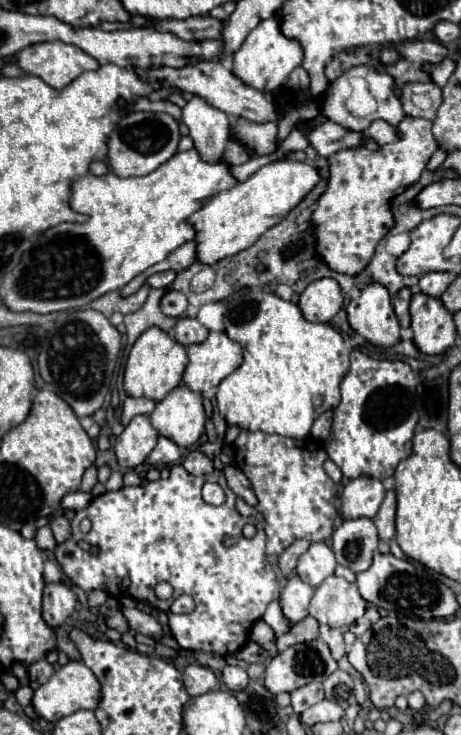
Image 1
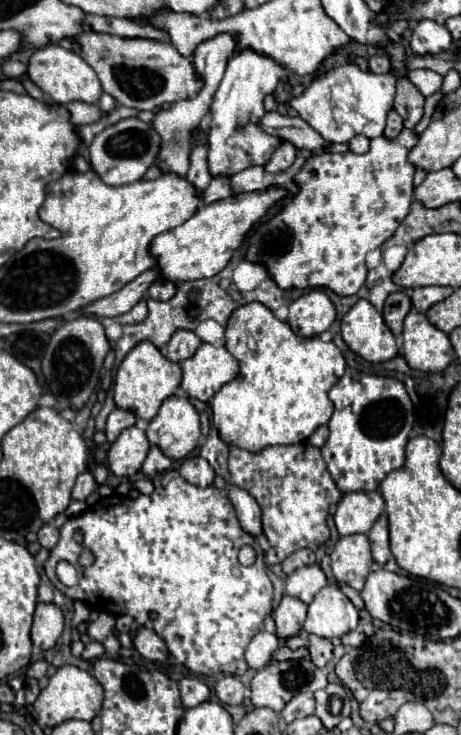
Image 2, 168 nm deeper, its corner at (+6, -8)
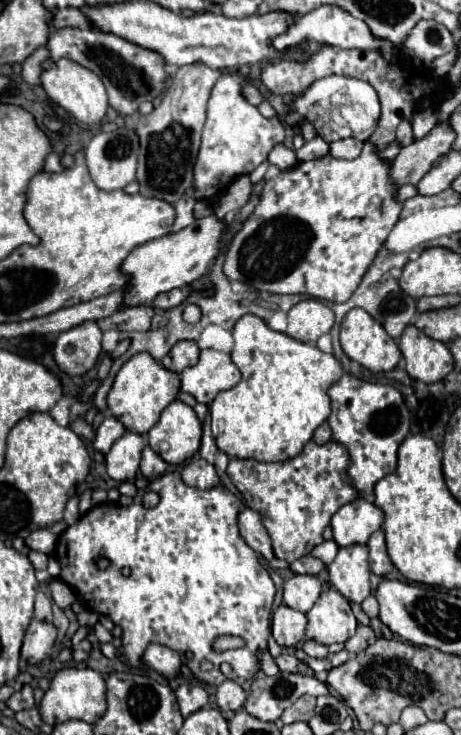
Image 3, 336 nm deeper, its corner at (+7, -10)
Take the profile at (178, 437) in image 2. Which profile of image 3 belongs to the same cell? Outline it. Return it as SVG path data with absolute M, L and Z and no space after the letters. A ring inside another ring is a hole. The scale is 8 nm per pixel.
M174 400L148 432L148 438L150 448L168 464L182 464L200 448L202 424L188 404Z

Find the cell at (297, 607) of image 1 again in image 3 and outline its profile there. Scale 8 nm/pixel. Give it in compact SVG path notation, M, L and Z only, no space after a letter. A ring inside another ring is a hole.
M278 606L272 616L272 636L282 648L296 648L304 638L306 614L292 610L288 606Z

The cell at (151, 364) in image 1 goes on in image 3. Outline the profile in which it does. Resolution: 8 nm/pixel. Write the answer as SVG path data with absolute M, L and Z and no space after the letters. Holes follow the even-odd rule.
M150 354L132 356L116 374L112 390L108 392L110 414L116 416L128 432L146 434L160 418L162 410L176 400L180 392L180 378L176 372L166 370Z

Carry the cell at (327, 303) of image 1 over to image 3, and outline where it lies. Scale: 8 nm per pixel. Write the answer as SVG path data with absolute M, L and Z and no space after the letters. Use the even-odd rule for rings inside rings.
M302 300L288 312L286 334L300 342L316 342L334 326L334 312L320 300Z

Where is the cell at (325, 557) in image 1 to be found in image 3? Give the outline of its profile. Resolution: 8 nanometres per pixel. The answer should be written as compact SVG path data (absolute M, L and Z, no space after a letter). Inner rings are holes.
M292 576L284 584L284 604L288 608L308 612L320 596L320 582L316 576Z

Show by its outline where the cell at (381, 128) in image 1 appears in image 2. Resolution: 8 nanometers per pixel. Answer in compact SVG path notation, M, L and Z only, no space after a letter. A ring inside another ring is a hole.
M355 136L353 140L349 140L349 148L355 154L365 154L369 150L369 138L367 136Z

